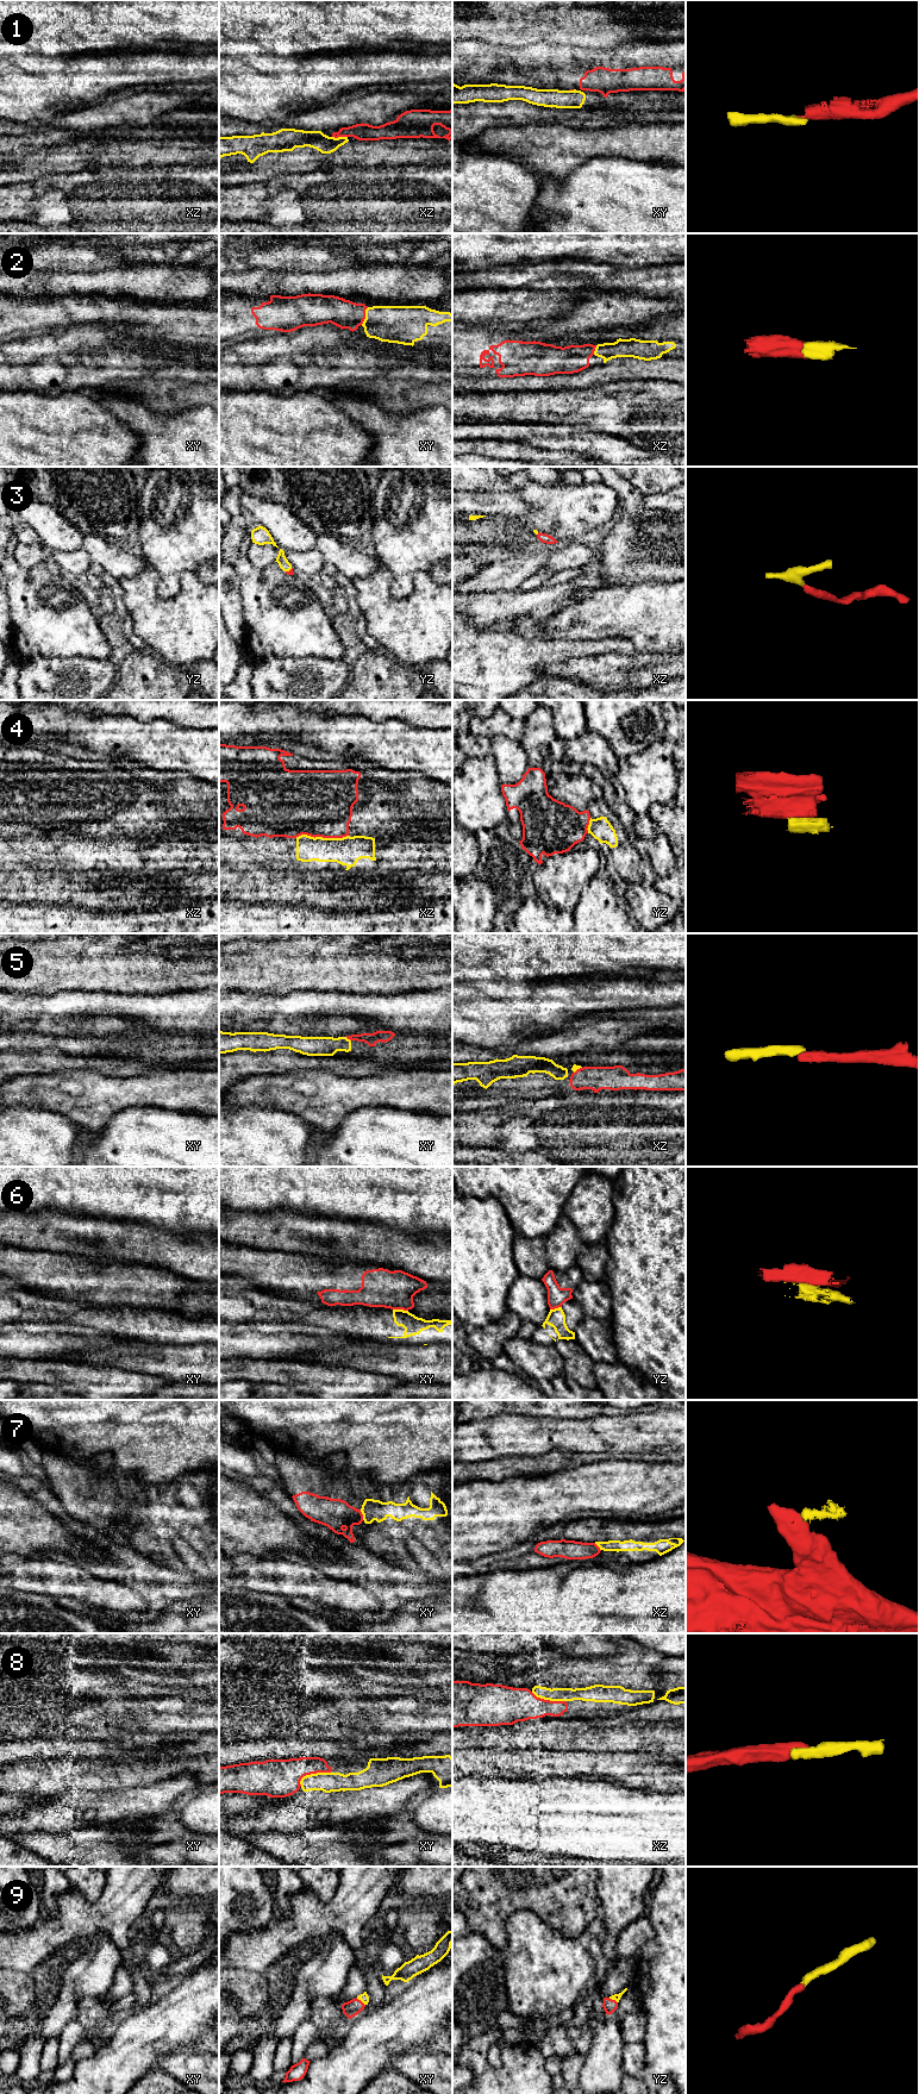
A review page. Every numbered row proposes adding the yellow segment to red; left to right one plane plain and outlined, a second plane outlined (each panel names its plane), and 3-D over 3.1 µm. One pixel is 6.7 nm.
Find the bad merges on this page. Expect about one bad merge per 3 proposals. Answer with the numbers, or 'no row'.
1, 4, 6, 7

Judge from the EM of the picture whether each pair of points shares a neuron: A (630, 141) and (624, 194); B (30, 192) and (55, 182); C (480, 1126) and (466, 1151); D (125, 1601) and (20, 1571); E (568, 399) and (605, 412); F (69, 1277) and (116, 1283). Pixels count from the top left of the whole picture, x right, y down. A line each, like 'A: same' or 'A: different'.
A: different
B: same
C: different
D: same
E: same
F: same

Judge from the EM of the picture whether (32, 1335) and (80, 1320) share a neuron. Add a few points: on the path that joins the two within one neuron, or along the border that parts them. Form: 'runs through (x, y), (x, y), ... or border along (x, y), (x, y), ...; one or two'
border along (42, 1320), (69, 1321), (97, 1330); two

